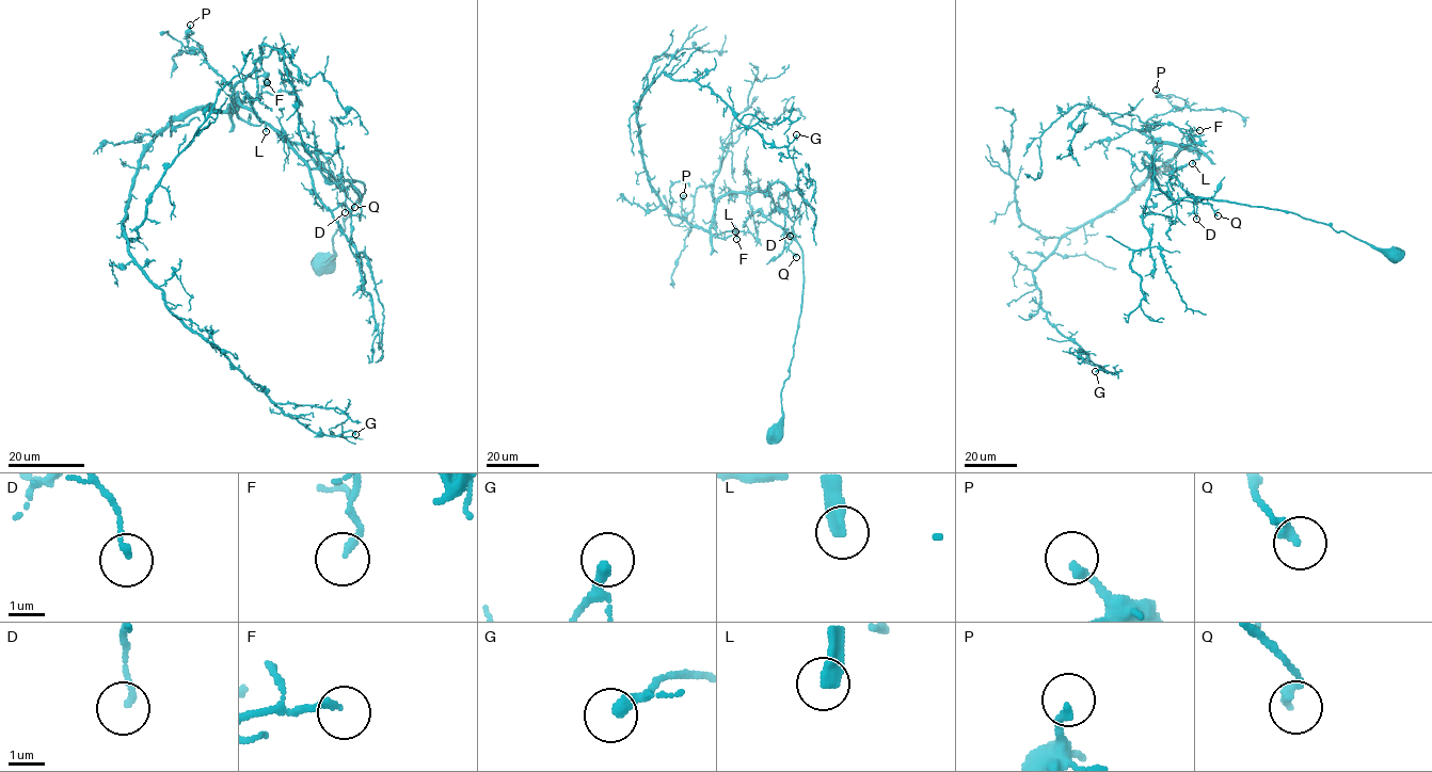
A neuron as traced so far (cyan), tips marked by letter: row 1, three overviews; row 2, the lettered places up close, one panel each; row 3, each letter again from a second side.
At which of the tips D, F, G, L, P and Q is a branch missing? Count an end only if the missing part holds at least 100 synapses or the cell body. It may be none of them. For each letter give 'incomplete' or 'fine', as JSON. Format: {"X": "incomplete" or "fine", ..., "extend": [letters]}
{"D": "fine", "F": "fine", "G": "fine", "L": "fine", "P": "fine", "Q": "fine", "extend": []}

